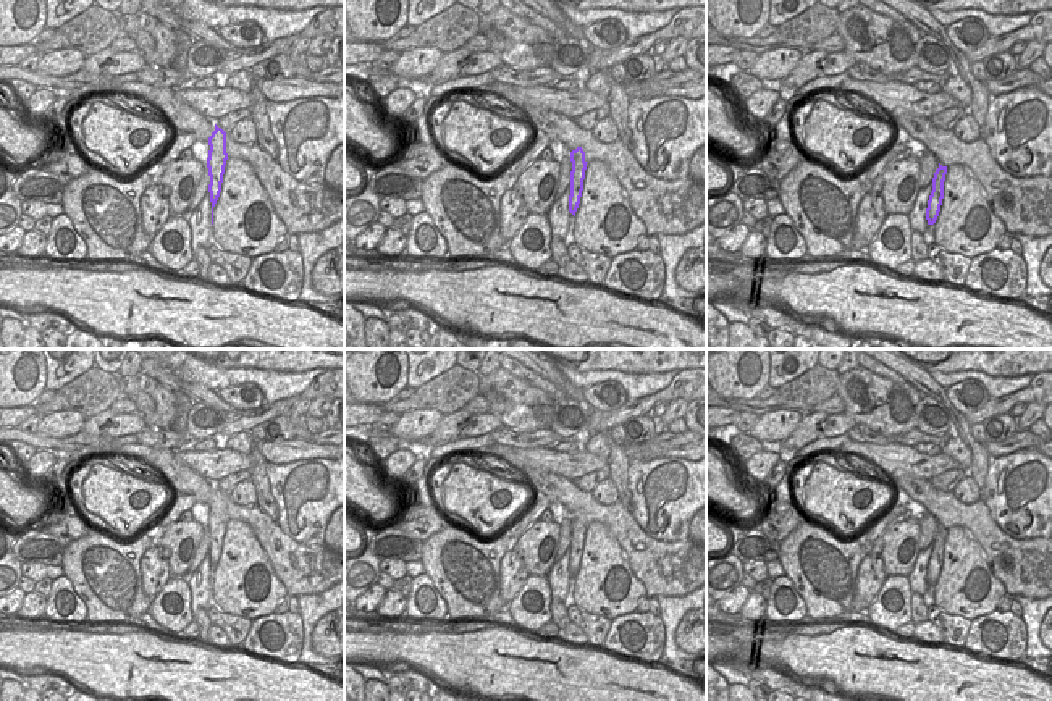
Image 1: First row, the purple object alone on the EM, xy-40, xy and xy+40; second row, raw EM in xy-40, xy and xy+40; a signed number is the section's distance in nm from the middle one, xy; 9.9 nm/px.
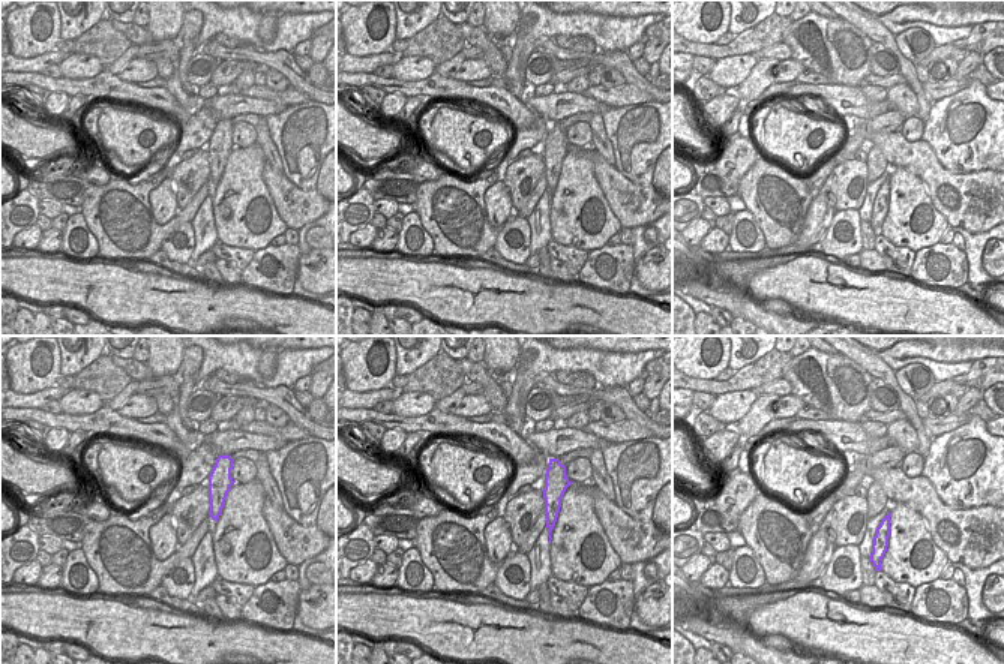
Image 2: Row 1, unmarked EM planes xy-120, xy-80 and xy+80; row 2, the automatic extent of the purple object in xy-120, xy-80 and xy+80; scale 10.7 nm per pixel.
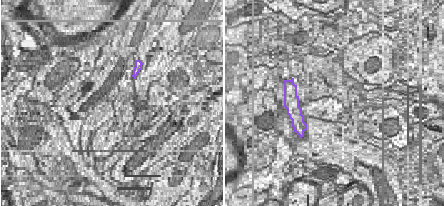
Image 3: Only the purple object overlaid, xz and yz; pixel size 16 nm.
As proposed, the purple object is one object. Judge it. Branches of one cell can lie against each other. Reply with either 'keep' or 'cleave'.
keep

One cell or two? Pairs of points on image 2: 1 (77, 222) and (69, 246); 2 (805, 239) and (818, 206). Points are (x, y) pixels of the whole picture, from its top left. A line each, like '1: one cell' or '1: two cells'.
1: one cell
2: one cell

